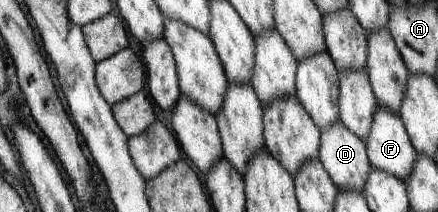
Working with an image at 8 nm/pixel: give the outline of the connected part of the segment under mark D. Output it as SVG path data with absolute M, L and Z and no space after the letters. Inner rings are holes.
M340 119L335 124L320 131L322 131L322 142L320 142L317 159L327 168L328 173L330 173L338 188L363 193L364 186L367 185L367 179L372 169L365 141L350 131Z

